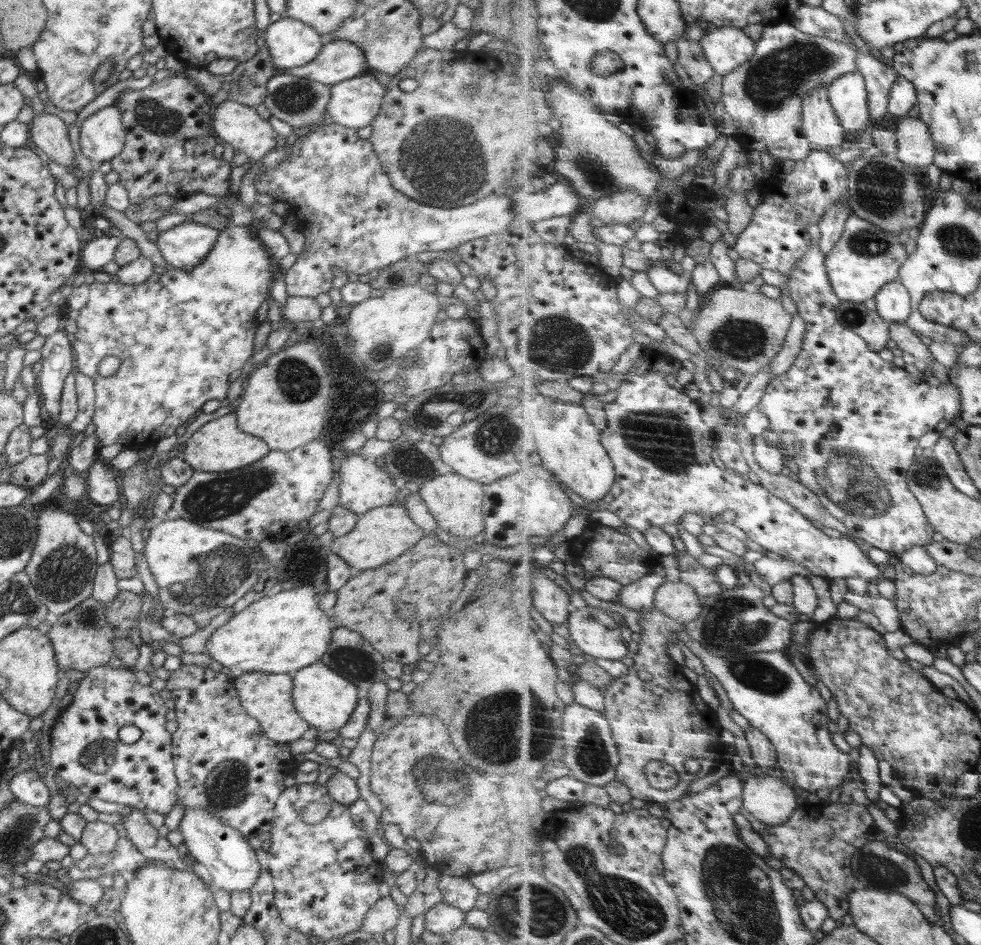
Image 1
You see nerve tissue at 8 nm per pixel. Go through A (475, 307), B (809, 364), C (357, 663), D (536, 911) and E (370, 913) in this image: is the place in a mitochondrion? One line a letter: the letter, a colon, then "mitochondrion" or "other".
A: other
B: other
C: mitochondrion
D: mitochondrion
E: other

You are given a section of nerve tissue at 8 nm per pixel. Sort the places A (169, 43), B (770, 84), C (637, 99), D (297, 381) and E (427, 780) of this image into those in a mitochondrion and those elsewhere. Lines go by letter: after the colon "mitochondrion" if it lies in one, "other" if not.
A: other
B: mitochondrion
C: other
D: mitochondrion
E: mitochondrion

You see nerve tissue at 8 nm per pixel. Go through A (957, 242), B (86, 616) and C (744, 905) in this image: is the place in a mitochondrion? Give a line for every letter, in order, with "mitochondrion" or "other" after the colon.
A: mitochondrion
B: mitochondrion
C: mitochondrion

